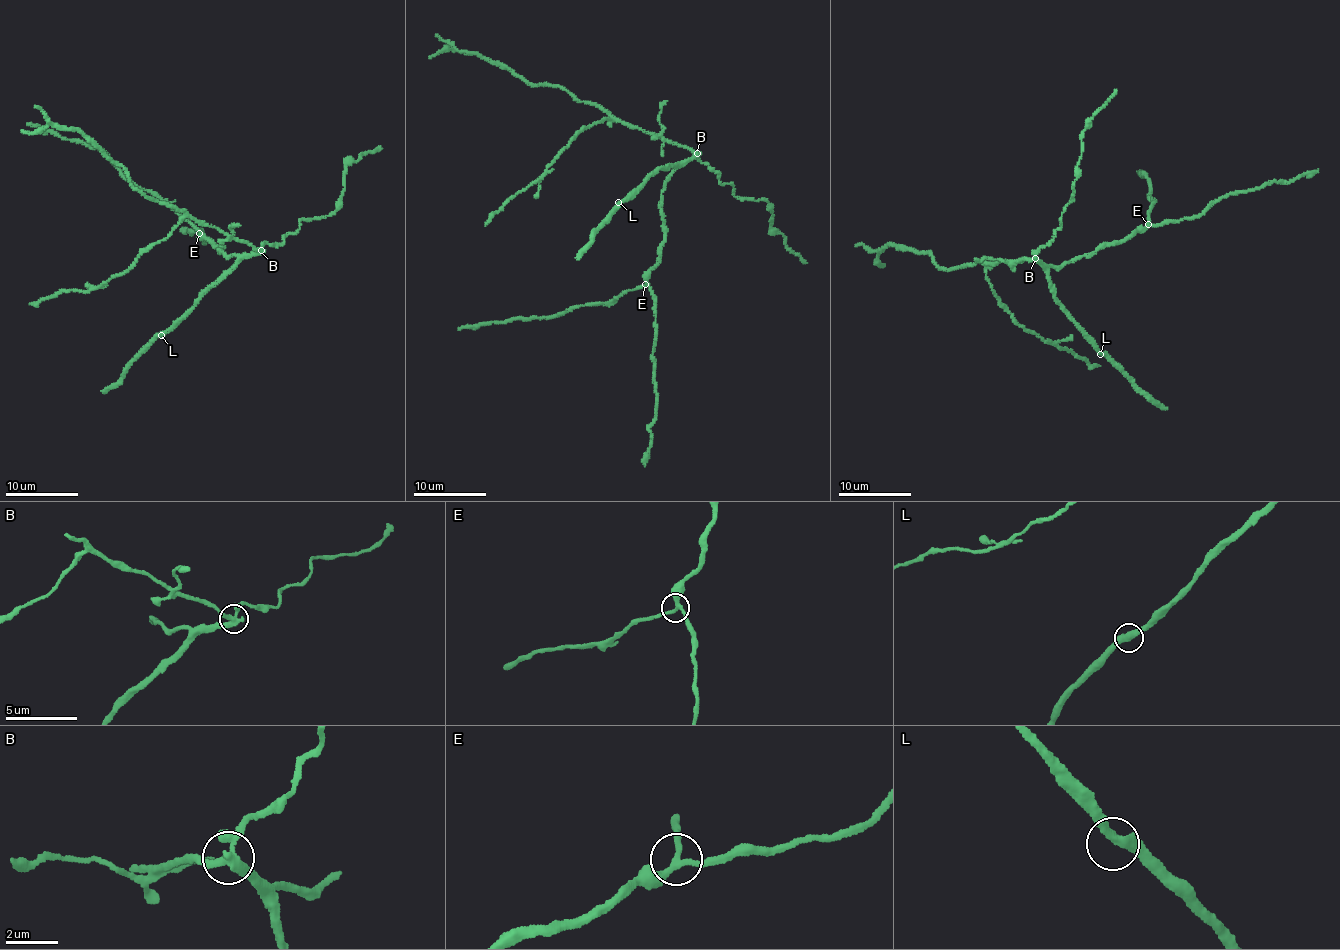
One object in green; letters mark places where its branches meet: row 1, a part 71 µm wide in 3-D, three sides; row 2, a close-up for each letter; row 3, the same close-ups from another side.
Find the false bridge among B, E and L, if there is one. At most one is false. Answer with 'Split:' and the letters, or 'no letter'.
Split: B

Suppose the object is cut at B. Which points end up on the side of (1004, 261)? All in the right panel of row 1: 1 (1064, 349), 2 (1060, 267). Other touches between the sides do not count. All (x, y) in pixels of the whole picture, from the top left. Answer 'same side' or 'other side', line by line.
1: same side
2: other side

